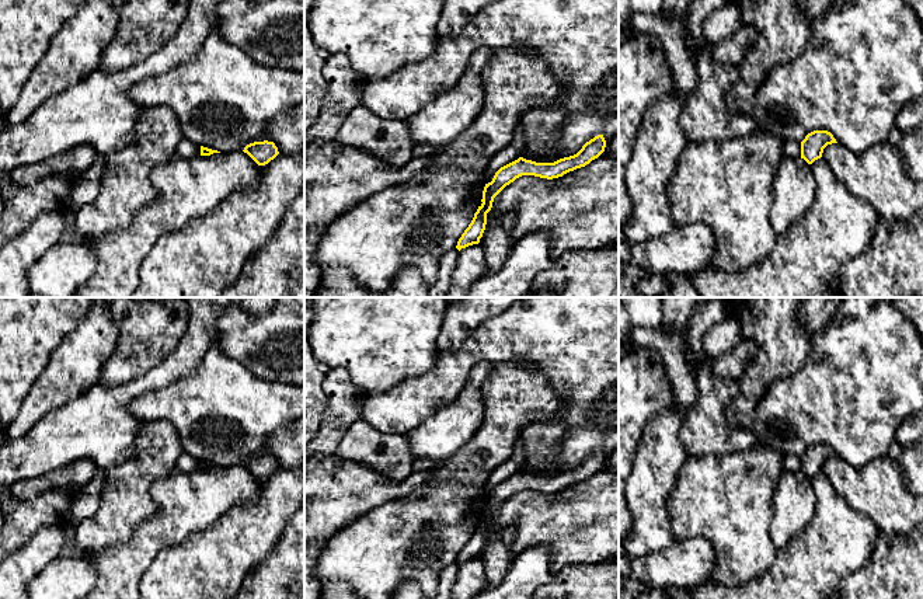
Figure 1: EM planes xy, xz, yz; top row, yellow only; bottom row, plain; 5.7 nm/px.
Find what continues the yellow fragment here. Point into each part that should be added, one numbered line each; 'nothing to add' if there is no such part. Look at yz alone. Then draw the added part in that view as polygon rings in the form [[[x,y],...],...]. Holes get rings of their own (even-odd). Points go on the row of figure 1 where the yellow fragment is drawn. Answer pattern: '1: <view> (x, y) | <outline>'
1: yz (790, 147) | [[[786,140],[783,143],[783,154],[784,157],[801,157],[801,143],[795,140]]]

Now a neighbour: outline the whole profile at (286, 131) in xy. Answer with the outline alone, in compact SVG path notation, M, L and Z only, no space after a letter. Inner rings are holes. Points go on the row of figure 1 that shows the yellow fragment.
M304 102L275 118L268 125L267 140L275 143L279 154L304 154Z

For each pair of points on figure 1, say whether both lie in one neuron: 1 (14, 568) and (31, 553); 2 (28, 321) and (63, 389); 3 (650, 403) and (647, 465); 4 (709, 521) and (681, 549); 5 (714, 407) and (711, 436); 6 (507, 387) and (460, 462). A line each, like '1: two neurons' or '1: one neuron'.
1: one neuron
2: two neurons
3: two neurons
4: two neurons
5: one neuron
6: one neuron

